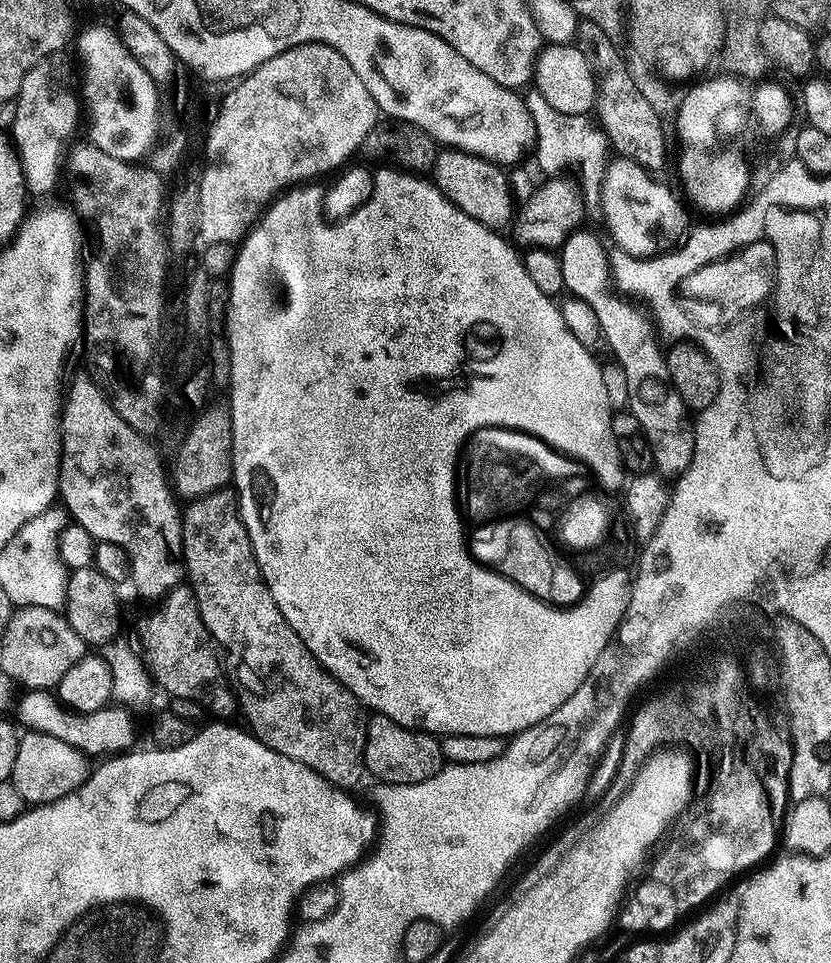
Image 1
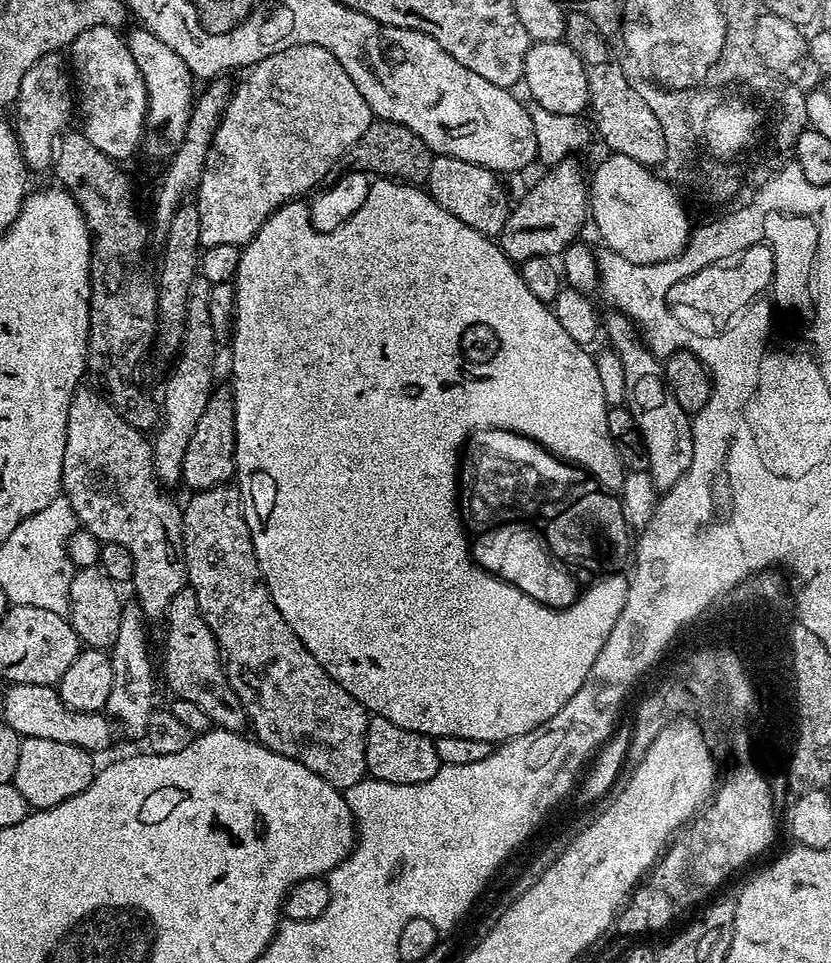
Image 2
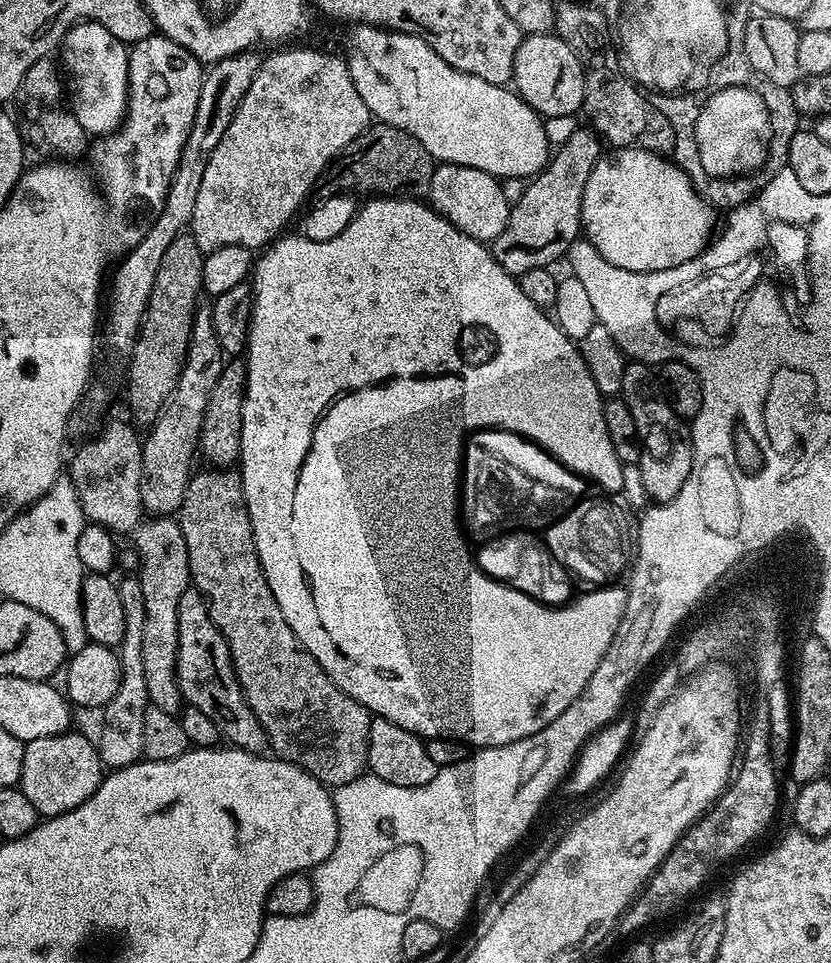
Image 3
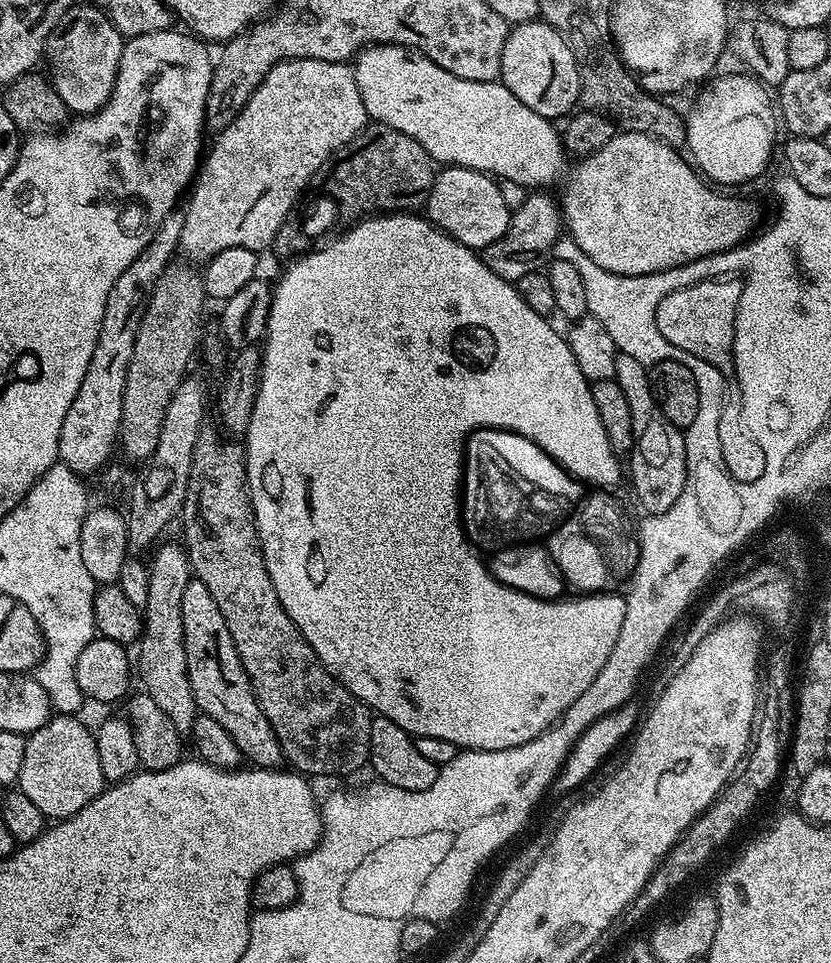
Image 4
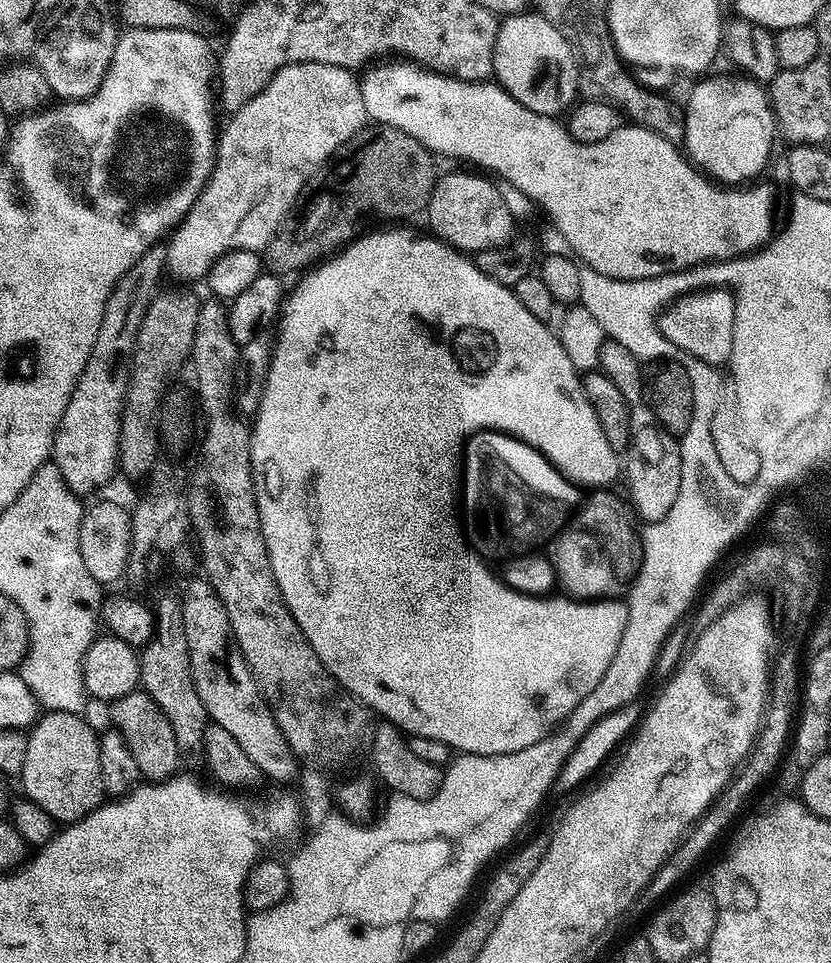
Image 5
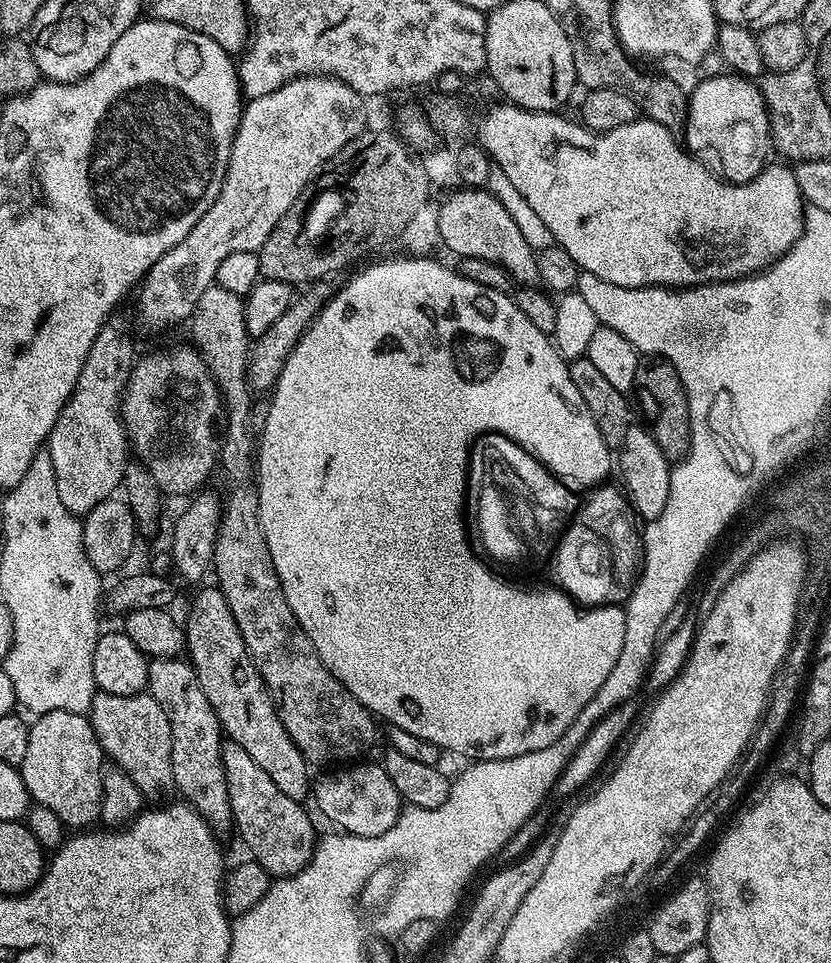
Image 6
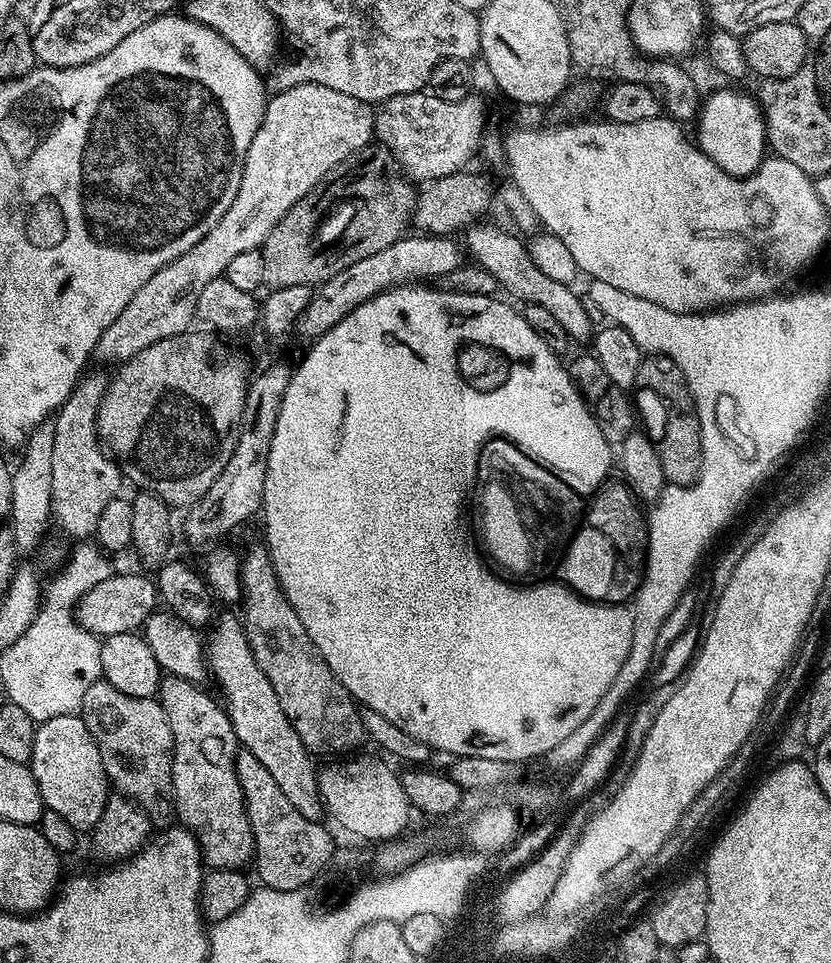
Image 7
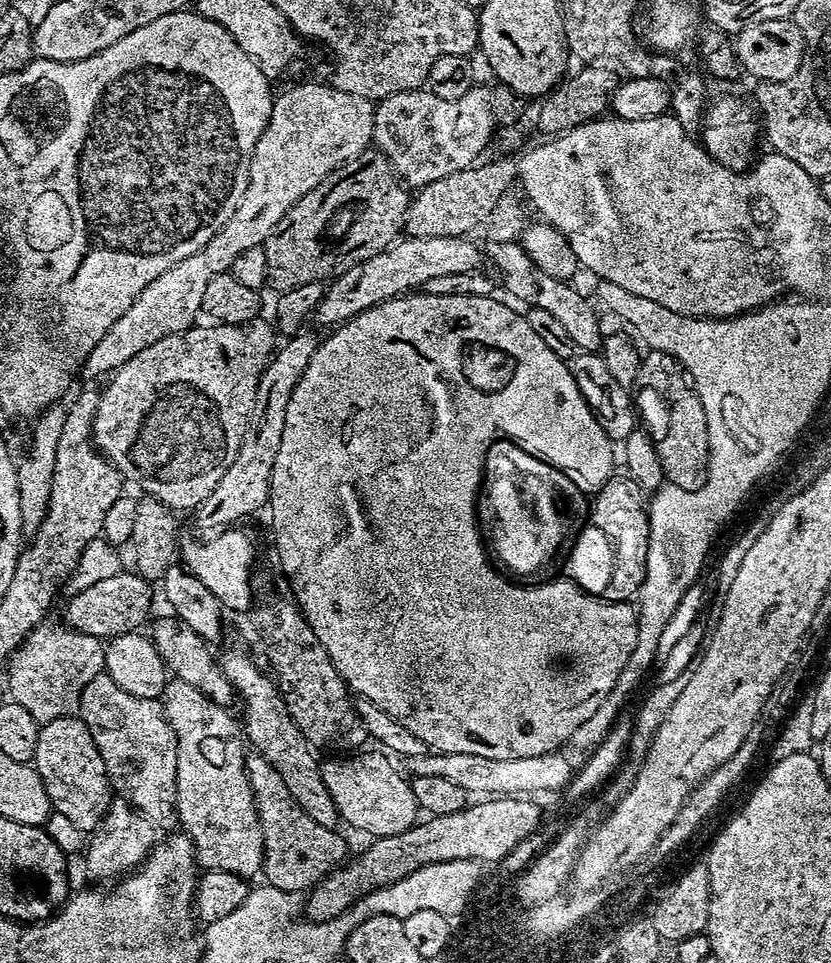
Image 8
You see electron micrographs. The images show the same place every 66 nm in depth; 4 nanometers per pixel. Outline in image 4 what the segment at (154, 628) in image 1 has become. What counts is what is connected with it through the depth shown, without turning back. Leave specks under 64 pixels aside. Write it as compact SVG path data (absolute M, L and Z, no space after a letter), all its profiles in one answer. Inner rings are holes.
M195 578L189 579L182 594L182 634L186 642L186 670L197 709L214 718L214 722L234 738L234 746L238 746L245 761L257 768L279 769L285 763L284 751L252 692L252 683L242 666L242 658L238 658L234 638L230 638L230 626L226 626L226 618L222 618L222 610L218 610L218 602L214 602L210 590Z

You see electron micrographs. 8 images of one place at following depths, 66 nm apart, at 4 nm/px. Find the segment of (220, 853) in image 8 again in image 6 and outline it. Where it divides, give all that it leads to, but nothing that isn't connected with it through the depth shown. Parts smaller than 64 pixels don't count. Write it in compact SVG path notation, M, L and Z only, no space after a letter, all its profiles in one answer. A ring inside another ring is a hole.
M161 656L148 666L147 691L162 706L170 722L172 735L172 765L174 788L191 804L200 817L213 829L221 830L233 823L230 794L226 784L226 770L222 766L222 739L220 720L210 706L196 672L187 659L180 656Z

